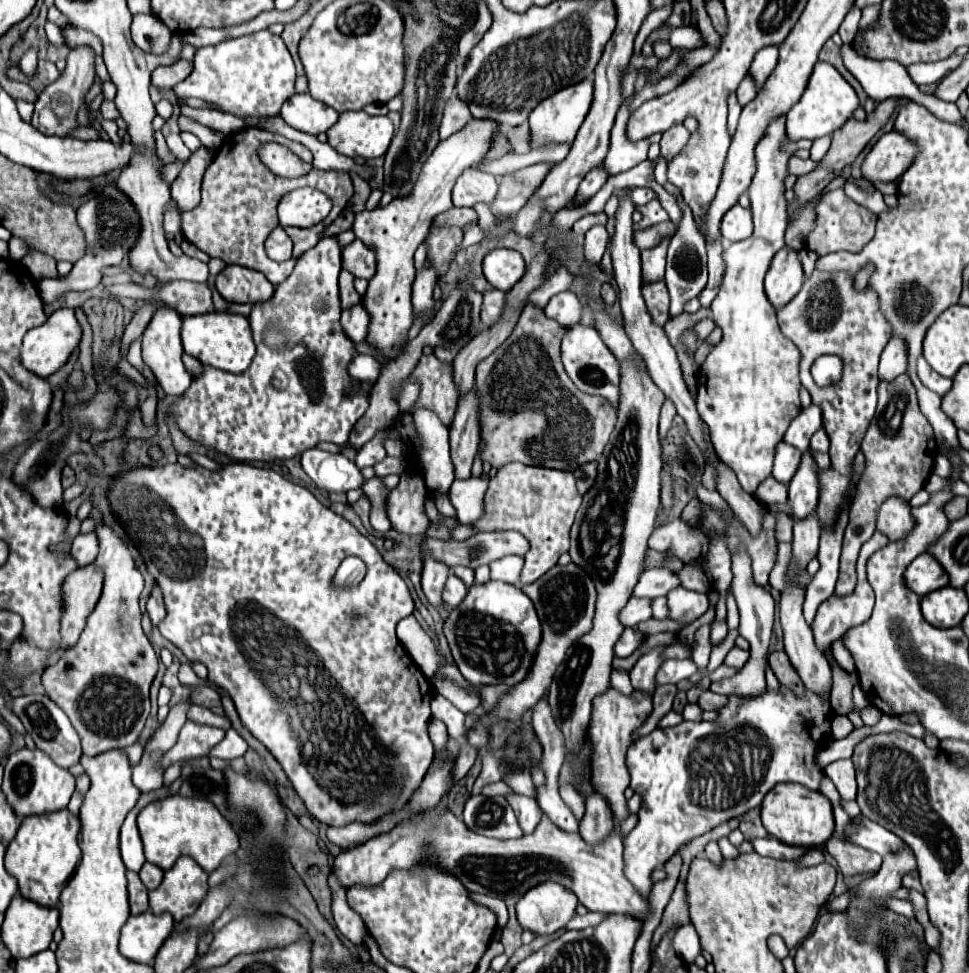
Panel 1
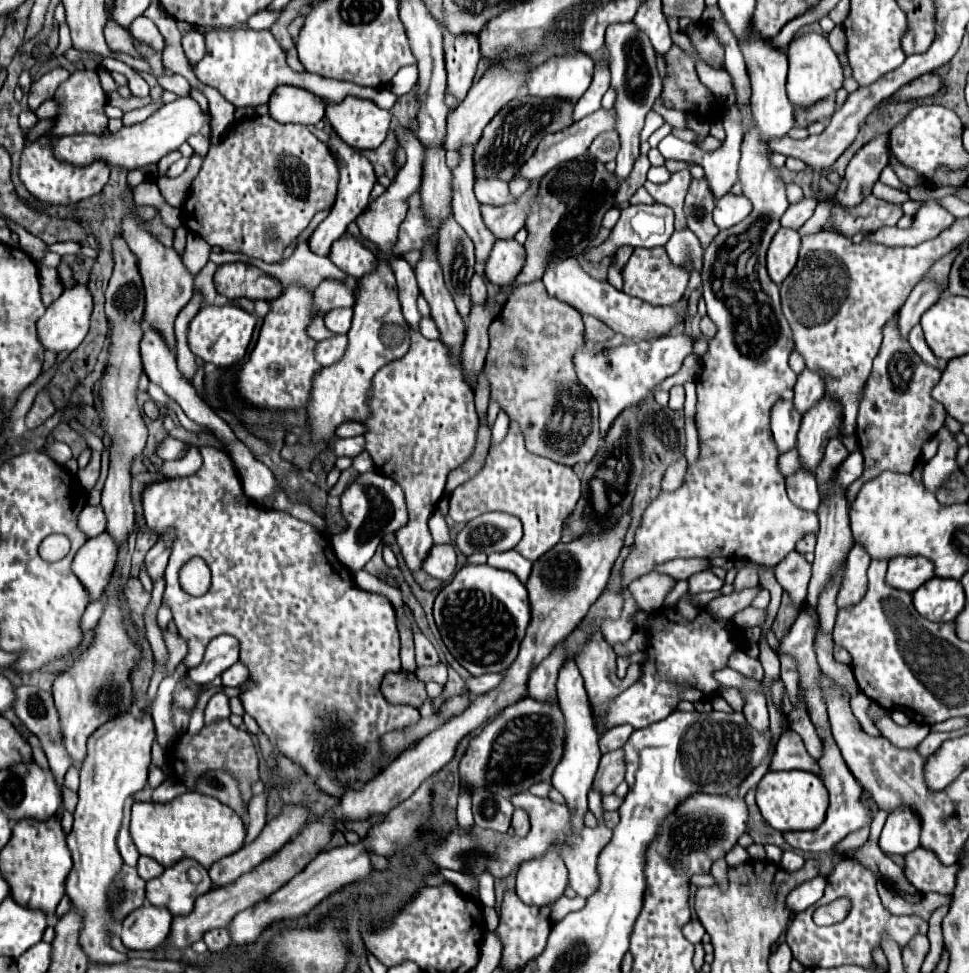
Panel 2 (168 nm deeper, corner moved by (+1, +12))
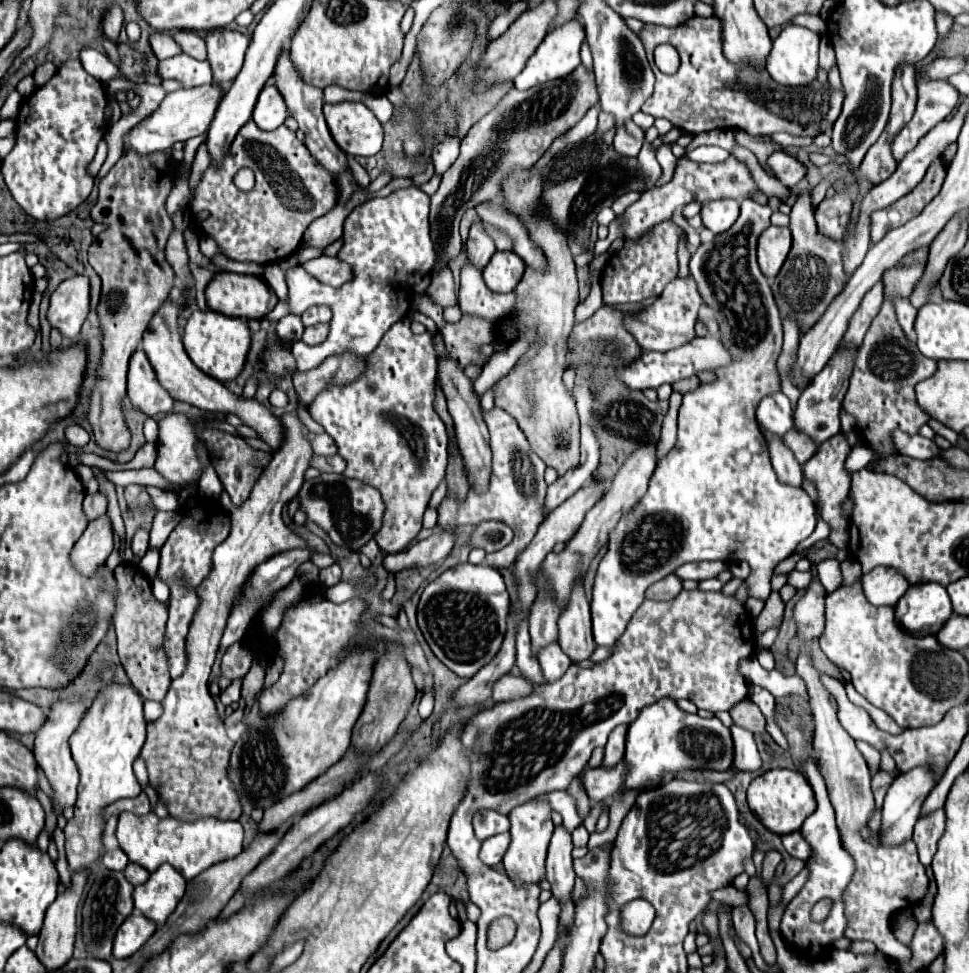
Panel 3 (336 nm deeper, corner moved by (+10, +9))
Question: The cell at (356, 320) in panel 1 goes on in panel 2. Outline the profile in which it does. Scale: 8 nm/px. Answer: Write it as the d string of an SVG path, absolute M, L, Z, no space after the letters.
M333 309L325 317L325 327L333 333L347 333L351 329L351 319L353 319L353 309Z

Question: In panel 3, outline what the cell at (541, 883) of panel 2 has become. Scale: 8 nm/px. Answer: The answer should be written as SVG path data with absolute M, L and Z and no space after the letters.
M528 800L526 804L516 806L514 810L510 810L508 814L510 818L510 846L504 854L504 868L506 874L516 882L516 884L538 884L544 876L544 862L546 862L546 852L548 852L548 844L550 844L550 836L554 832L554 824L552 824L552 808L548 800Z

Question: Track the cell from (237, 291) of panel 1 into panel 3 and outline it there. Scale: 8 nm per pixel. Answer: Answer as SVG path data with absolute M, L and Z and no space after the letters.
M220 272L212 278L212 282L206 288L206 302L208 308L226 316L234 318L256 318L262 320L268 312L274 310L278 298L274 290L258 276L248 276L248 274L236 274L236 272Z

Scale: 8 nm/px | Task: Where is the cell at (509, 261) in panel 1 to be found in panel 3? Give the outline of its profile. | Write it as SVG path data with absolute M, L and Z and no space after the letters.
M494 252L492 260L488 262L484 274L484 282L492 292L508 294L514 292L514 288L520 284L524 276L526 264L522 264L522 258L518 258L516 252Z

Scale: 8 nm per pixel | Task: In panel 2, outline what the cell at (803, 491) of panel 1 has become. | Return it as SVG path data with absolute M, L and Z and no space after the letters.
M823 397L801 419L801 429L797 439L801 469L815 473L819 461L823 459L827 441L835 435L839 435L839 409L835 409L835 405L831 405L831 401Z

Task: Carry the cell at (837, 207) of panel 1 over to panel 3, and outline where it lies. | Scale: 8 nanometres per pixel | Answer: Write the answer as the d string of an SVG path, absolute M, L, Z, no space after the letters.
M940 158L930 164L924 180L904 198L900 198L896 204L890 204L890 208L876 210L872 214L872 242L878 242L890 232L892 228L898 228L918 216L918 212L924 210L924 206L940 192L942 180L946 178L946 168Z

